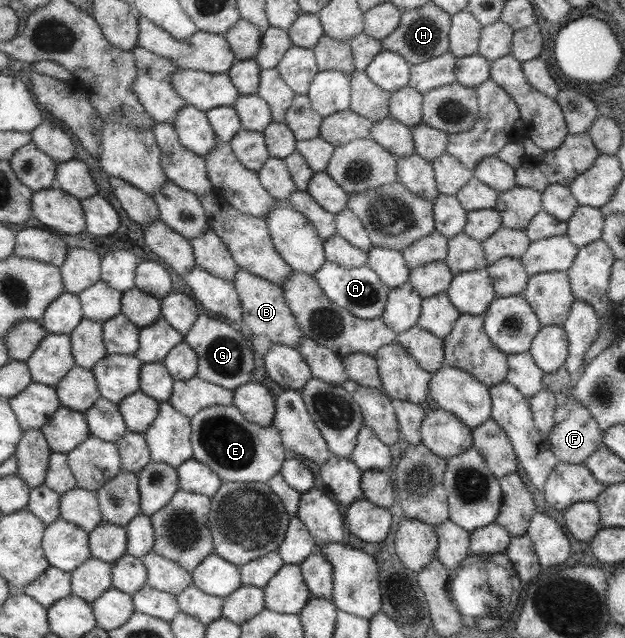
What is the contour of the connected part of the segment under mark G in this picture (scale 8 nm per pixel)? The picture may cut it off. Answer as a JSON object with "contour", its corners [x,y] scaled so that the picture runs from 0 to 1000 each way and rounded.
{"contour":[[[336,491],[323,492],[309,508],[294,534],[317,555],[317,589],[322,594],[376,613],[386,602],[397,602],[402,582],[408,578],[408,556],[395,541],[392,525],[376,514],[374,506]]]}

